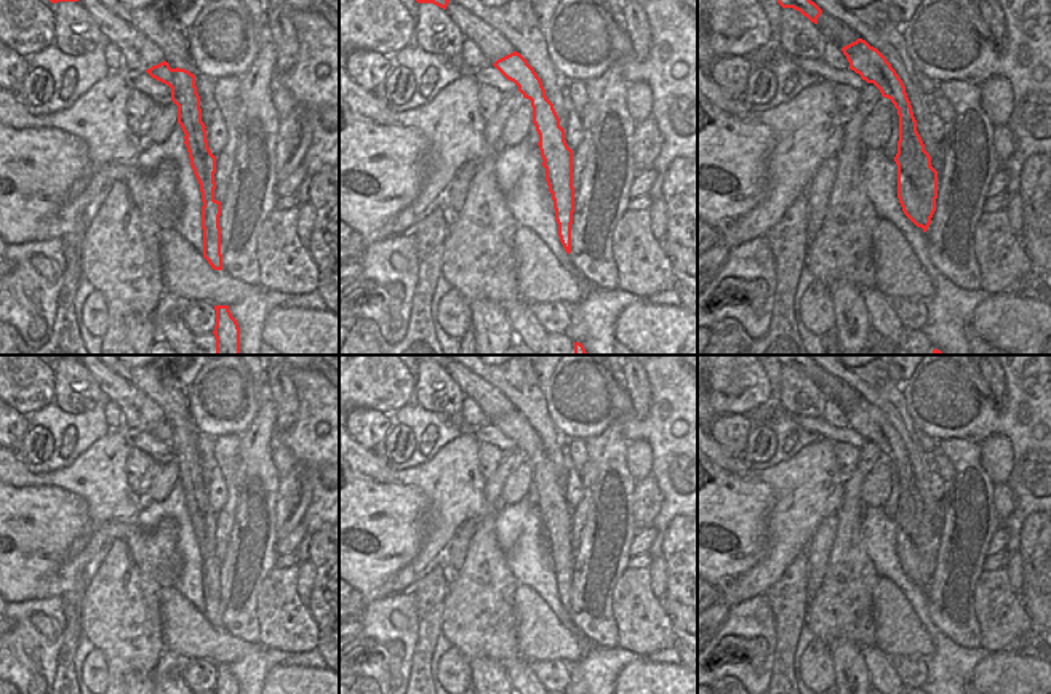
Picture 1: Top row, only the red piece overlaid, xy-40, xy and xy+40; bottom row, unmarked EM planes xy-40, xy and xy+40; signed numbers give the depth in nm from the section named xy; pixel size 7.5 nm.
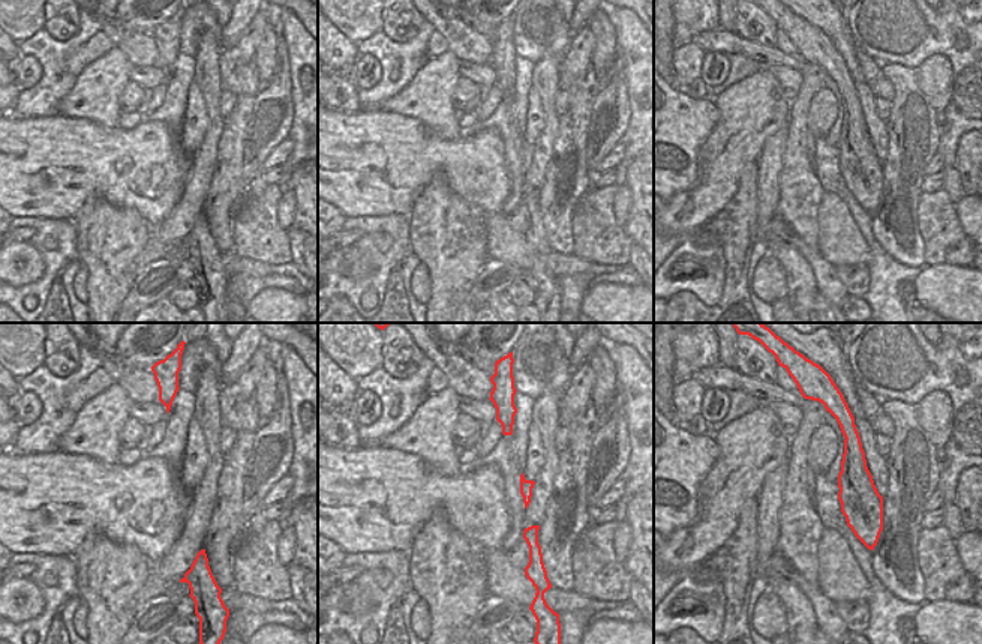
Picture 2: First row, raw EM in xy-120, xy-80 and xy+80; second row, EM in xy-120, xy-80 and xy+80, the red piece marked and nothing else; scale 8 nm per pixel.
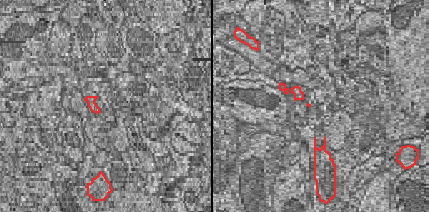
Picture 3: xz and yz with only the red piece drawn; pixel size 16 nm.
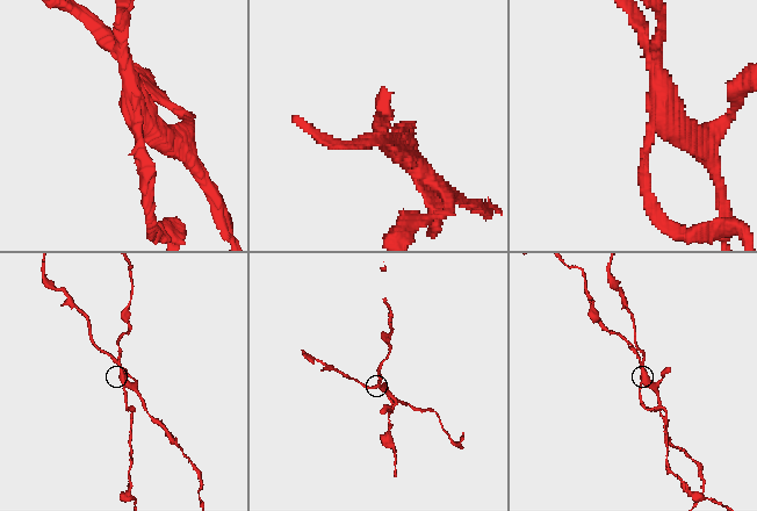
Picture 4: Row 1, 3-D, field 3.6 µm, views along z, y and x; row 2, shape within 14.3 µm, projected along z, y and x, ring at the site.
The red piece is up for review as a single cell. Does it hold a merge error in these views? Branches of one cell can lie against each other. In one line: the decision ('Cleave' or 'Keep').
Cleave

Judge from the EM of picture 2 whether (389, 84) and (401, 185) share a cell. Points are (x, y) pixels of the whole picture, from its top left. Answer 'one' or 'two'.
two

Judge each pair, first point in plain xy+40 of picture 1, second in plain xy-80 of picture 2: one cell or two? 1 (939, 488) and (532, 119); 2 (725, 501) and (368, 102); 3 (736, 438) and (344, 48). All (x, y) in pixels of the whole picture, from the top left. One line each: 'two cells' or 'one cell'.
1: one cell
2: two cells
3: one cell

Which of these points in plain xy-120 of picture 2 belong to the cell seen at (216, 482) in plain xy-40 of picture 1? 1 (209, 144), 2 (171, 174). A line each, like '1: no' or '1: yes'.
1: no
2: yes

